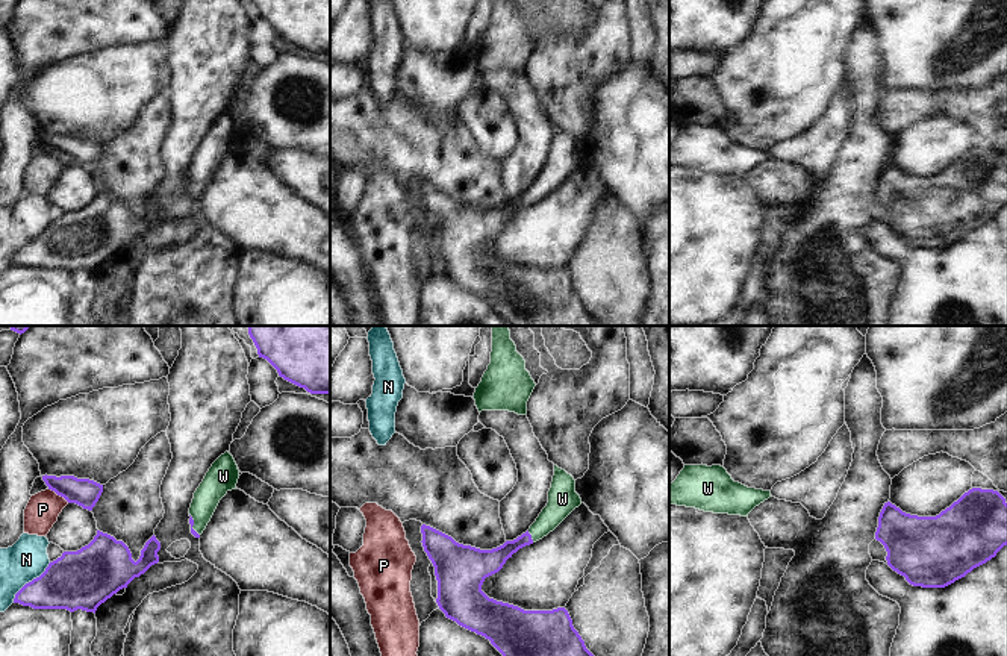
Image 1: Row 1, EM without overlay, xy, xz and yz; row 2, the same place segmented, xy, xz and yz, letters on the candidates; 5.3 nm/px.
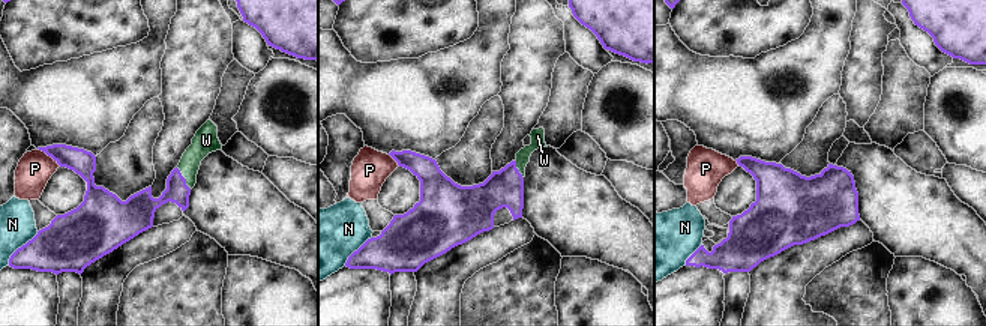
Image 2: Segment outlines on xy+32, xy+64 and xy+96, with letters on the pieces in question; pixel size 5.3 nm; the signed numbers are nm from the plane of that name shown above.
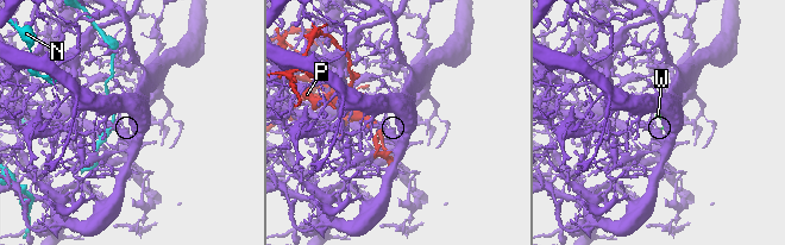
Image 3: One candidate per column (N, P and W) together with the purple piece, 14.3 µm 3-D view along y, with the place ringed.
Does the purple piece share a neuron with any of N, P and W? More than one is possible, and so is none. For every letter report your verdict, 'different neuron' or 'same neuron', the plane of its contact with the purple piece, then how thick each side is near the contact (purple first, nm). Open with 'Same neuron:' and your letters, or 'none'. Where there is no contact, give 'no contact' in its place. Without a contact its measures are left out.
Same neuron: W
N: different neuron; contact in xy; calibres 300 and 220 nm
P: different neuron; contact in xy; calibres 150 and 180 nm
W: same neuron; contact in xz; calibres 130 and 150 nm

